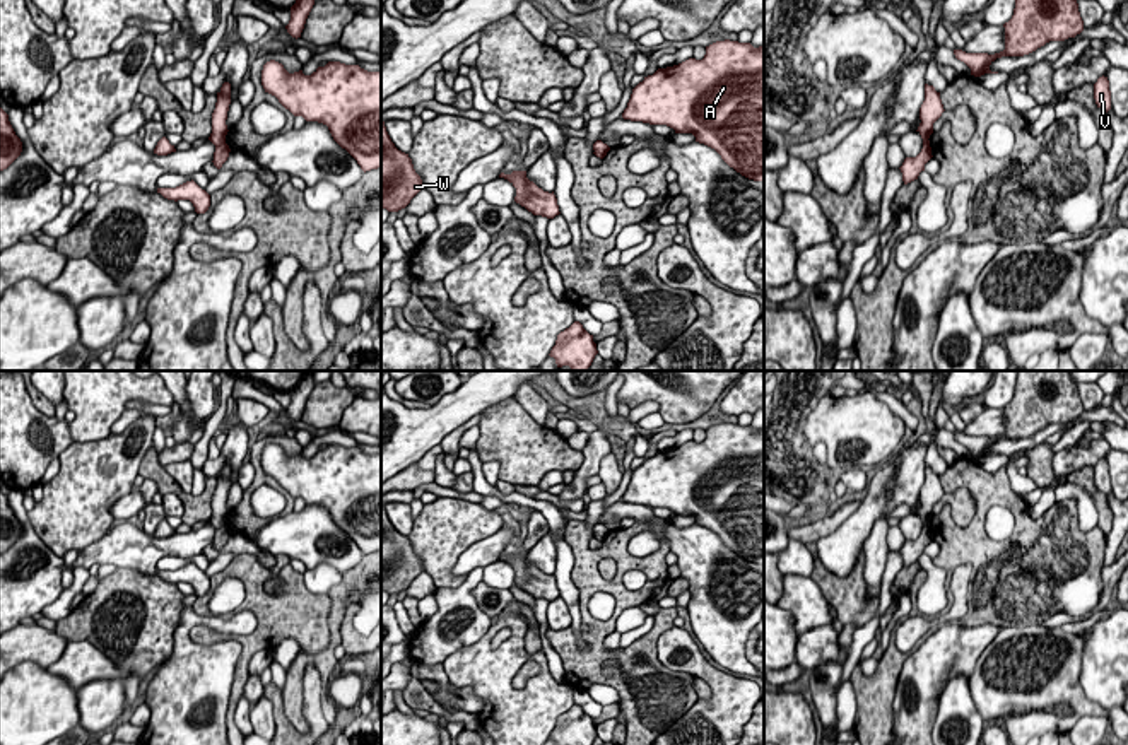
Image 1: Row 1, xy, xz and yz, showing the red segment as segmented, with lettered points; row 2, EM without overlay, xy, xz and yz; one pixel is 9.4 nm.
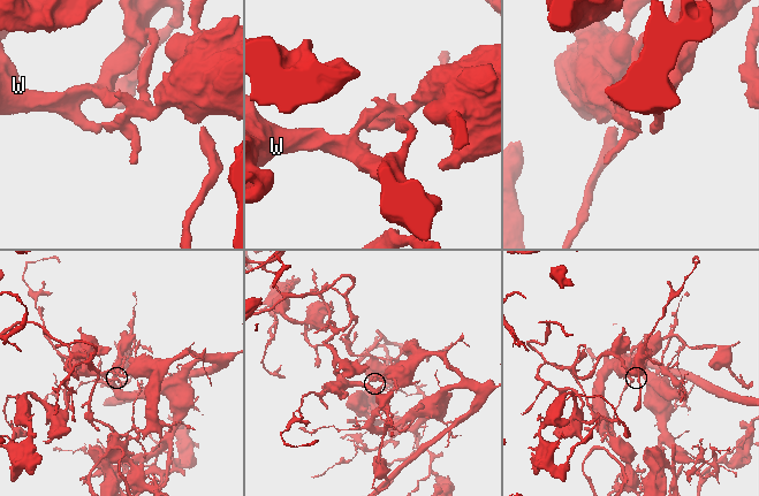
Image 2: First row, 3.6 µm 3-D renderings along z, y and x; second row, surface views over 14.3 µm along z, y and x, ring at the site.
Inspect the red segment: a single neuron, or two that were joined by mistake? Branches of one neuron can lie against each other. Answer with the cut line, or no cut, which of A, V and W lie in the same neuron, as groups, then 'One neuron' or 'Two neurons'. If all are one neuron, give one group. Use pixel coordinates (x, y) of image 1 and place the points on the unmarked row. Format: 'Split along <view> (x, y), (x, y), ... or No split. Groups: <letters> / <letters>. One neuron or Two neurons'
Split along xy (224, 513), (216, 530). Groups: A V / W. Two neurons

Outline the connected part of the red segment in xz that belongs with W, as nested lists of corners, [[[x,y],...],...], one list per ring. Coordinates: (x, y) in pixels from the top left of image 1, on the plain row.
[[[381,504],[381,590],[388,595],[405,591],[424,572],[408,537],[391,525],[385,504]]]

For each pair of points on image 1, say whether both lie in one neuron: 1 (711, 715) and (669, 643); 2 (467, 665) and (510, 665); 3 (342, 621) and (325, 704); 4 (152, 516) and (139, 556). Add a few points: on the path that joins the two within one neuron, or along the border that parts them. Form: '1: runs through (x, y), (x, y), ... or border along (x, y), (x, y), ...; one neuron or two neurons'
1: runs through (711, 692), (711, 684), (694, 663), (691, 650); one neuron
2: runs through (477, 665), (499, 665); one neuron
3: runs through (337, 641), (320, 668), (320, 684); one neuron
4: border along (142, 527), (152, 535); two neurons

